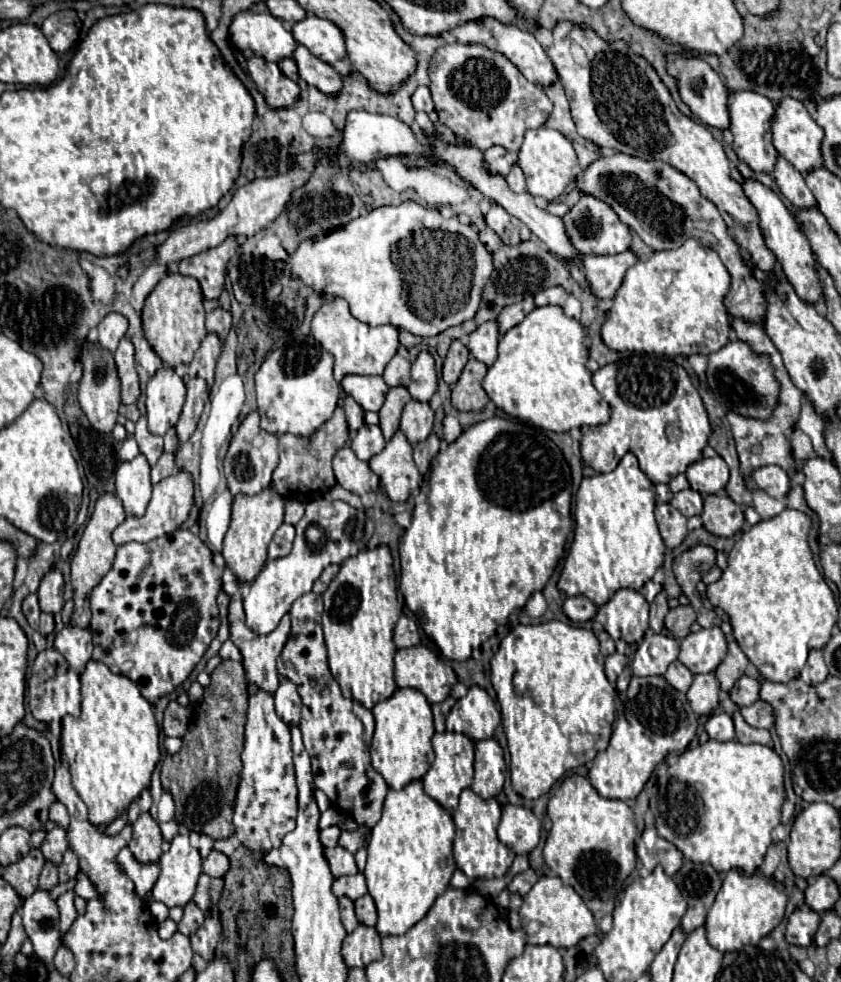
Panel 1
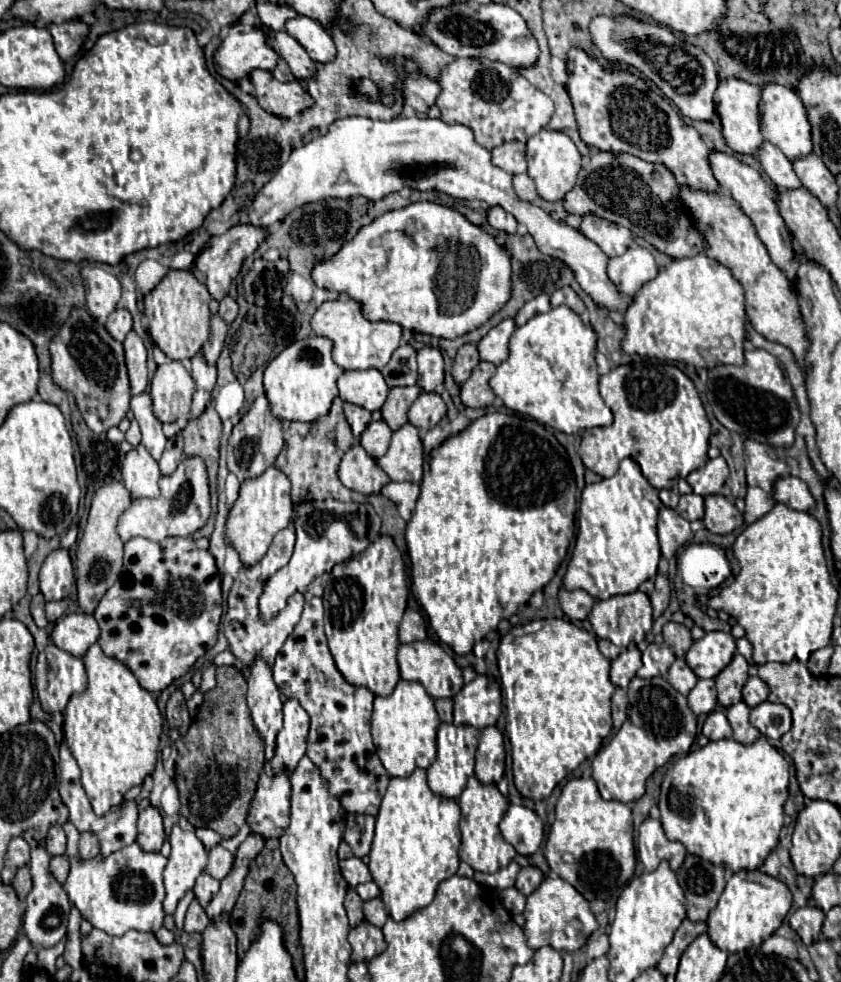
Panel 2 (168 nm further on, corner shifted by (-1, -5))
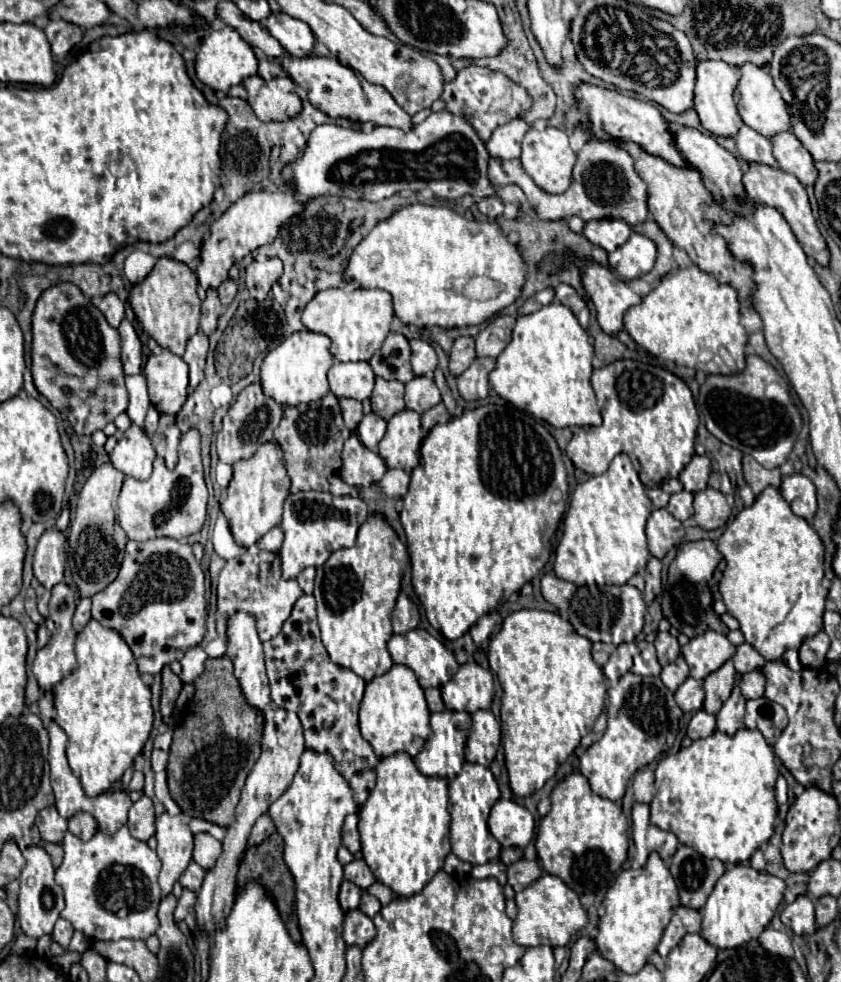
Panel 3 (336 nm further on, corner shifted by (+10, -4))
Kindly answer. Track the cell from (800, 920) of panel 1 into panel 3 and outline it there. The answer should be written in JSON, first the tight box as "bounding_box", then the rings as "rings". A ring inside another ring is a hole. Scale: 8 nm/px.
{"bounding_box":[781,895,817,935],"rings":[[[799,895],[791,905],[781,911],[781,921],[791,927],[795,935],[813,935],[817,931],[813,901],[807,895]]]}

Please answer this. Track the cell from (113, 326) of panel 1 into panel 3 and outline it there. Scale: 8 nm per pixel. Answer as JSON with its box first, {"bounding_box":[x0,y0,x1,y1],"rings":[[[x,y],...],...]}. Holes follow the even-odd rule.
{"bounding_box":[99,293,123,327],"rings":[[[109,293],[101,299],[99,311],[105,315],[105,319],[111,327],[117,327],[123,319],[123,303],[119,301],[119,297],[115,293]]]}

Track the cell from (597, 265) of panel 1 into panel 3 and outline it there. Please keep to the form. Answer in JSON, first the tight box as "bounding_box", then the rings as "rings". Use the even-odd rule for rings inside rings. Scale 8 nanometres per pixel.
{"bounding_box":[609,233,655,283],"rings":[[[631,233],[629,241],[609,253],[611,271],[625,283],[647,275],[655,263],[655,243],[639,233]]]}

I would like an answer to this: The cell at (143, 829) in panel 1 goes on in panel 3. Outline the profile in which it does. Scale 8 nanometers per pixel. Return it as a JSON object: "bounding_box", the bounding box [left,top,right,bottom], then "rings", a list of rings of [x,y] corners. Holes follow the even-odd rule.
{"bounding_box":[127,795,155,841],"rings":[[[141,795],[141,799],[131,805],[127,827],[139,841],[147,841],[149,837],[155,835],[155,813],[153,803],[147,795]]]}

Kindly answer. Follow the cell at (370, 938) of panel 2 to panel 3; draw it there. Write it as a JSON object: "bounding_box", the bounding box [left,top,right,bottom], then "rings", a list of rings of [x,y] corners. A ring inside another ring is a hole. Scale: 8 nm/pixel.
{"bounding_box":[343,909,375,949],"rings":[[[355,909],[353,913],[345,915],[343,941],[347,943],[347,947],[357,945],[363,949],[367,943],[373,941],[373,937],[375,937],[375,925],[369,917],[365,917],[365,913]]]}

